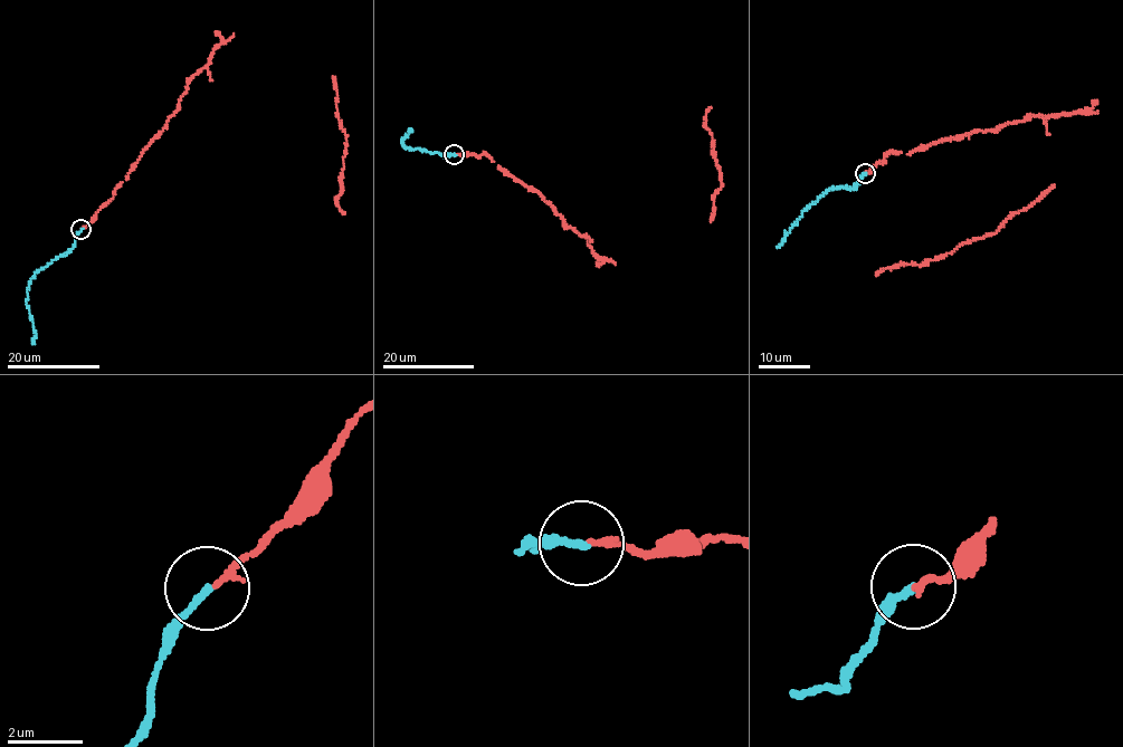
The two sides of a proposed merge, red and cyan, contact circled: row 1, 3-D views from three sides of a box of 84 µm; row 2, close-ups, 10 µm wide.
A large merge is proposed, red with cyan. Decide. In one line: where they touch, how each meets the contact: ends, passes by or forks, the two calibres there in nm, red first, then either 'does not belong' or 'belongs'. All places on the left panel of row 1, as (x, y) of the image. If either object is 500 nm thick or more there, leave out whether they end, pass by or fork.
at (81, 229); red ends there; cyan ends there; 170 nm thick on the red side, 200 nm on the other; belongs

